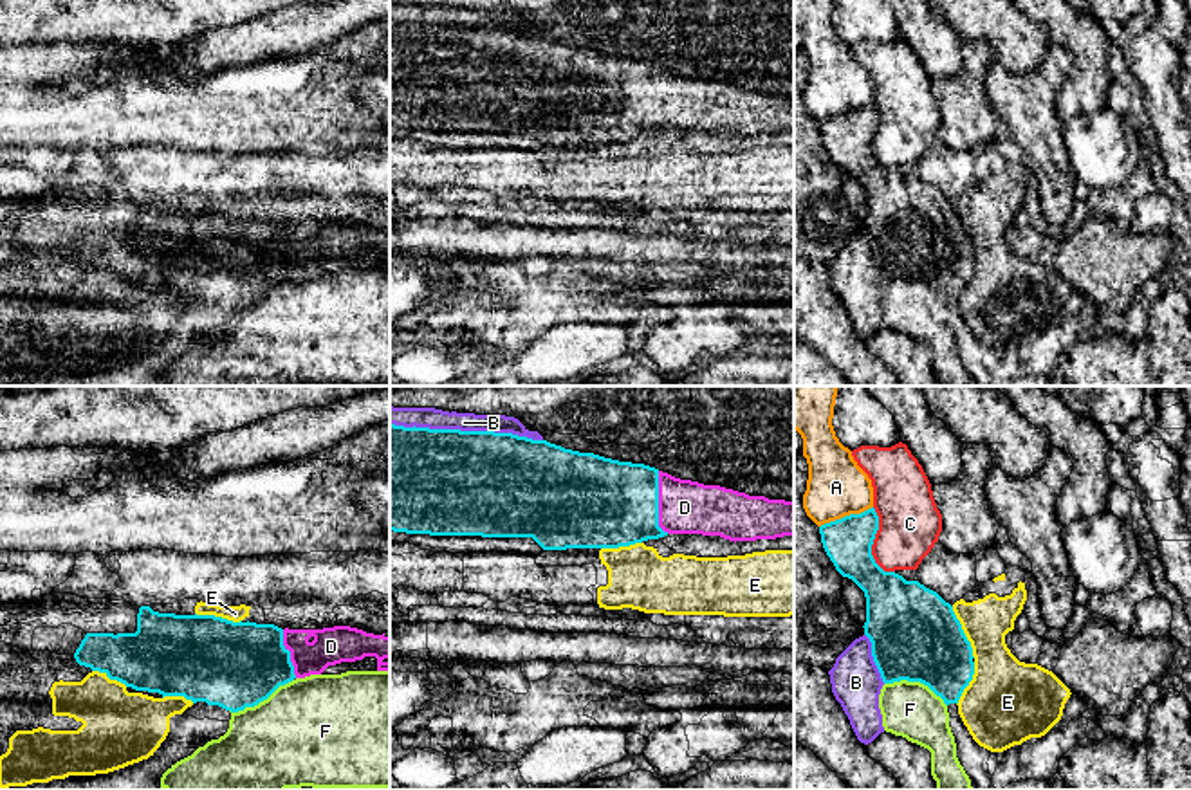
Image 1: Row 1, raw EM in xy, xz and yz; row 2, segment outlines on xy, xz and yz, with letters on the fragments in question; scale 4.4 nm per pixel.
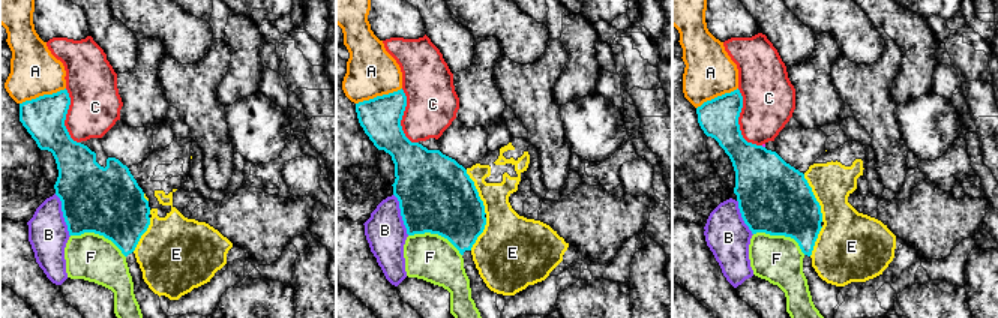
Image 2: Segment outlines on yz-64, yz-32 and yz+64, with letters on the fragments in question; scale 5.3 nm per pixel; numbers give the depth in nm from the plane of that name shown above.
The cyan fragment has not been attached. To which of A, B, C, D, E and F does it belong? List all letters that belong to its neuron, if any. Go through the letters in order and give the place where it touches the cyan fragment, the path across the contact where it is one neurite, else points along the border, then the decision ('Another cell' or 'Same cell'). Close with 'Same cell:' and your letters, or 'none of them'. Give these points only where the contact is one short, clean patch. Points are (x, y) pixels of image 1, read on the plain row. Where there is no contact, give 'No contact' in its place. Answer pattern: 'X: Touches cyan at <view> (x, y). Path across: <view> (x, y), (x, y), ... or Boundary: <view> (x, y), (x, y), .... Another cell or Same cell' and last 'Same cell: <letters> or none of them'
A: Touches cyan at yz (845, 112). Another cell
B: Touches cyan at xz (466, 27). Another cell
C: Touches cyan at yz (872, 139). Another cell
D: Touches cyan at xz (657, 100). Same cell
E: Touches cyan at yz (962, 228). Another cell
F: Touches cyan at xy (260, 296). Another cell
Same cell: D

